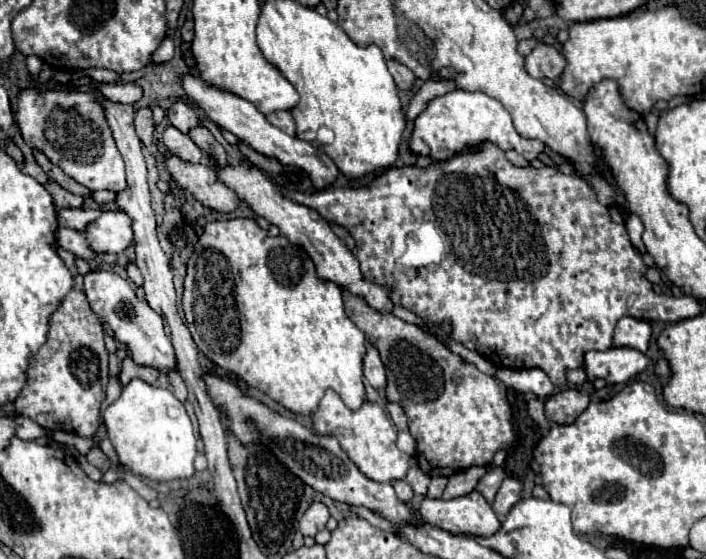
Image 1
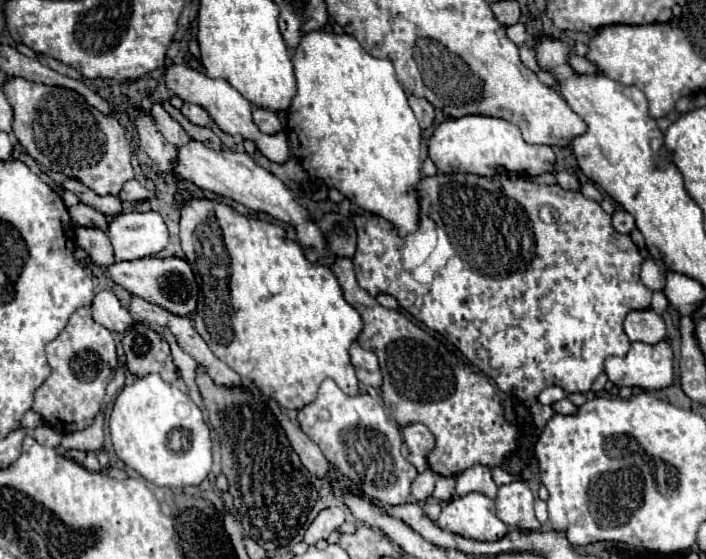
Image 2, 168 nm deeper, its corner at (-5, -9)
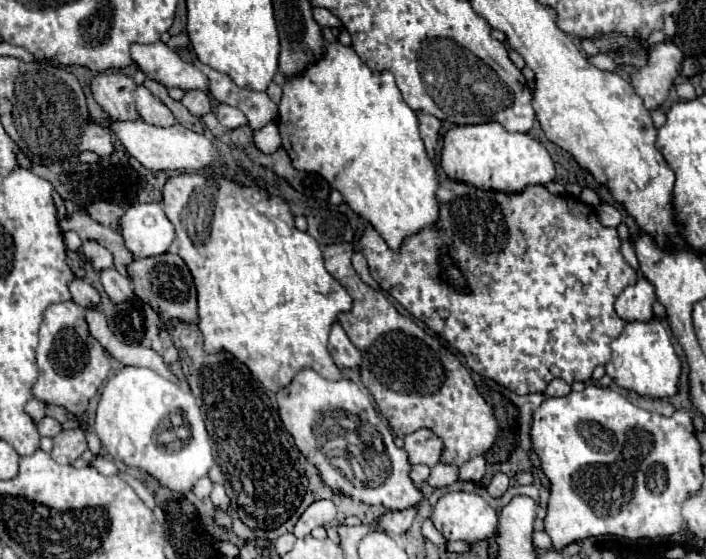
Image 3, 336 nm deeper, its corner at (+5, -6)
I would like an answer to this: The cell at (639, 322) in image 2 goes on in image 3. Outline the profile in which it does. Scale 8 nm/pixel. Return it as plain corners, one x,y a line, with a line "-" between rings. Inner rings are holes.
642,278
636,284
624,288
614,308
624,322
650,322
654,318
652,314
654,302
656,302
654,286
646,278

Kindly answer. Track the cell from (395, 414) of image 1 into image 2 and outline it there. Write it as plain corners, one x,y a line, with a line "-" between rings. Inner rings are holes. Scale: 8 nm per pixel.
412,423
402,429
404,441
408,445
408,461
422,473
428,469
428,453
434,449
434,435
422,423

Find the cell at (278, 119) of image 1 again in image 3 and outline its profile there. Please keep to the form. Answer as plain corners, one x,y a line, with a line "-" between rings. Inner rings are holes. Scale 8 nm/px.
218,104
218,106
216,106
216,116
218,116
220,124
224,124
224,126
230,128
230,130
248,124
246,114
244,114
240,108
232,108
232,106
228,106
228,104

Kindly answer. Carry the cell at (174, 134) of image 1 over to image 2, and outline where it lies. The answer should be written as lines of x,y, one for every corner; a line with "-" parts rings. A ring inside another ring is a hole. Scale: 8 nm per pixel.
154,103
152,109
150,109
150,113
152,113
154,121
156,121
158,131
160,131
172,145
180,147
180,145
184,145
184,143
190,141
190,135
182,129
182,125
178,125
178,121
174,121
174,119
166,113
166,109
164,109
160,103

